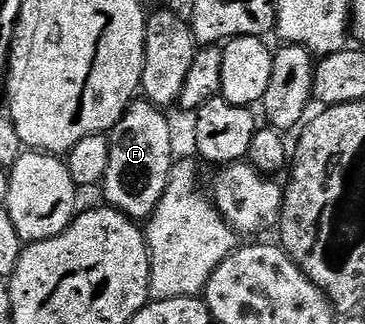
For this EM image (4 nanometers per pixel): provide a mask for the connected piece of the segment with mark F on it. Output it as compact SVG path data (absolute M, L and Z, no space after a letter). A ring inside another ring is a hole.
M139 98L132 102L125 114L109 133L109 162L107 173L101 181L101 189L107 195L106 203L118 212L123 212L136 222L146 222L157 210L161 198L165 194L165 186L169 182L169 174L173 163L171 156L171 124L167 121L168 113L158 104L152 104L146 98Z

